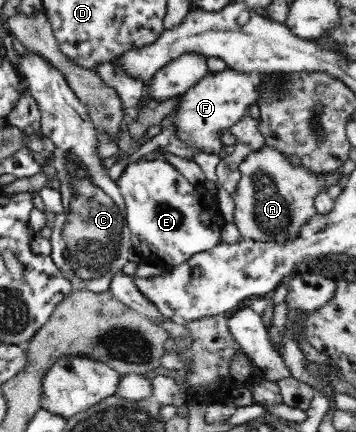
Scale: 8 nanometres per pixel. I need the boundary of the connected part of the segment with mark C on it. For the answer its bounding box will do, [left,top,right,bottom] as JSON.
[17,51,131,293]

